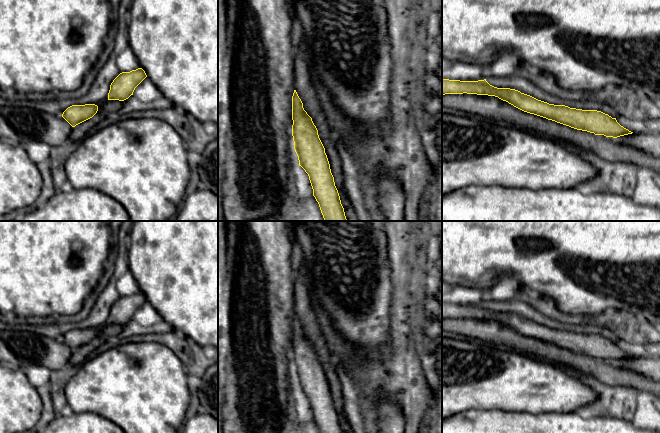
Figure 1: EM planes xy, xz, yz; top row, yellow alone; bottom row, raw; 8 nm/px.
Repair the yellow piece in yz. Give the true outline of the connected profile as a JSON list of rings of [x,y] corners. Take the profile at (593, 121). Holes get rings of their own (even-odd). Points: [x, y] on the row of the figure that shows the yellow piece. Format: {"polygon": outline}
{"polygon": [[[442,79],[442,95],[463,93],[495,96],[524,112],[595,135],[617,138],[633,133],[621,126],[616,118],[601,111],[549,104],[515,89],[494,87],[486,79],[478,81]]]}

